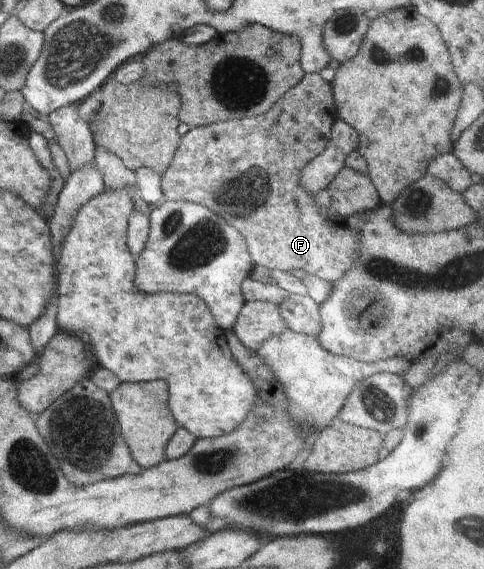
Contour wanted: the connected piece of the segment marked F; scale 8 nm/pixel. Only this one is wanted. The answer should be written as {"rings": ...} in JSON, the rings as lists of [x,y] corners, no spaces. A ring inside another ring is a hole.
{"rings":[[[304,74],[265,114],[239,120],[226,120],[191,128],[181,136],[172,163],[161,175],[166,200],[202,204],[232,224],[245,237],[255,266],[283,272],[302,269],[334,283],[361,259],[361,231],[370,211],[344,217],[331,207],[316,206],[314,197],[301,185],[301,171],[330,141],[331,127],[337,117],[331,84],[320,74]]]}

